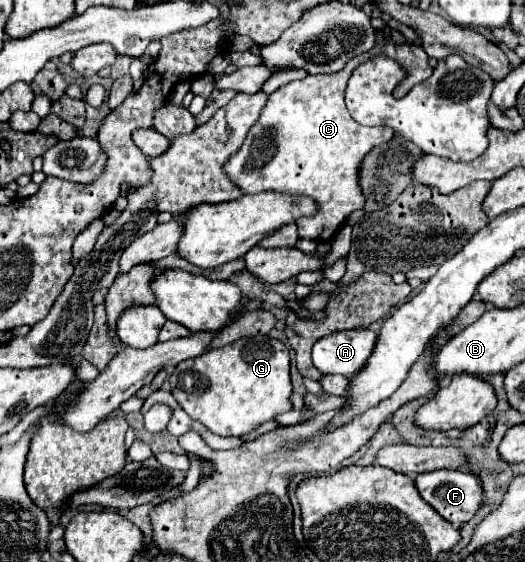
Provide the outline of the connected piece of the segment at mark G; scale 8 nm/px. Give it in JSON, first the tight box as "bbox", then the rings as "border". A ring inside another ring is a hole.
{"bbox":[170,336,292,436],"border":[[[270,336],[240,338],[198,358],[188,358],[170,374],[170,386],[188,416],[220,436],[242,436],[276,414],[292,410],[290,354],[280,340]]]}

